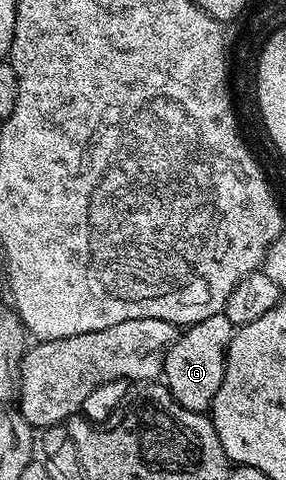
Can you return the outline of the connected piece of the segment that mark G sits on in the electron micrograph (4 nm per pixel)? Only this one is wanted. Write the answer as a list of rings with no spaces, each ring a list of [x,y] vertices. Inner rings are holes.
[[[225,313],[204,317],[204,321],[191,323],[185,328],[174,343],[166,349],[160,375],[174,400],[184,405],[184,409],[209,412],[210,407],[214,404],[216,393],[220,393],[220,385],[224,381],[226,350],[235,330],[234,323],[228,321]]]

